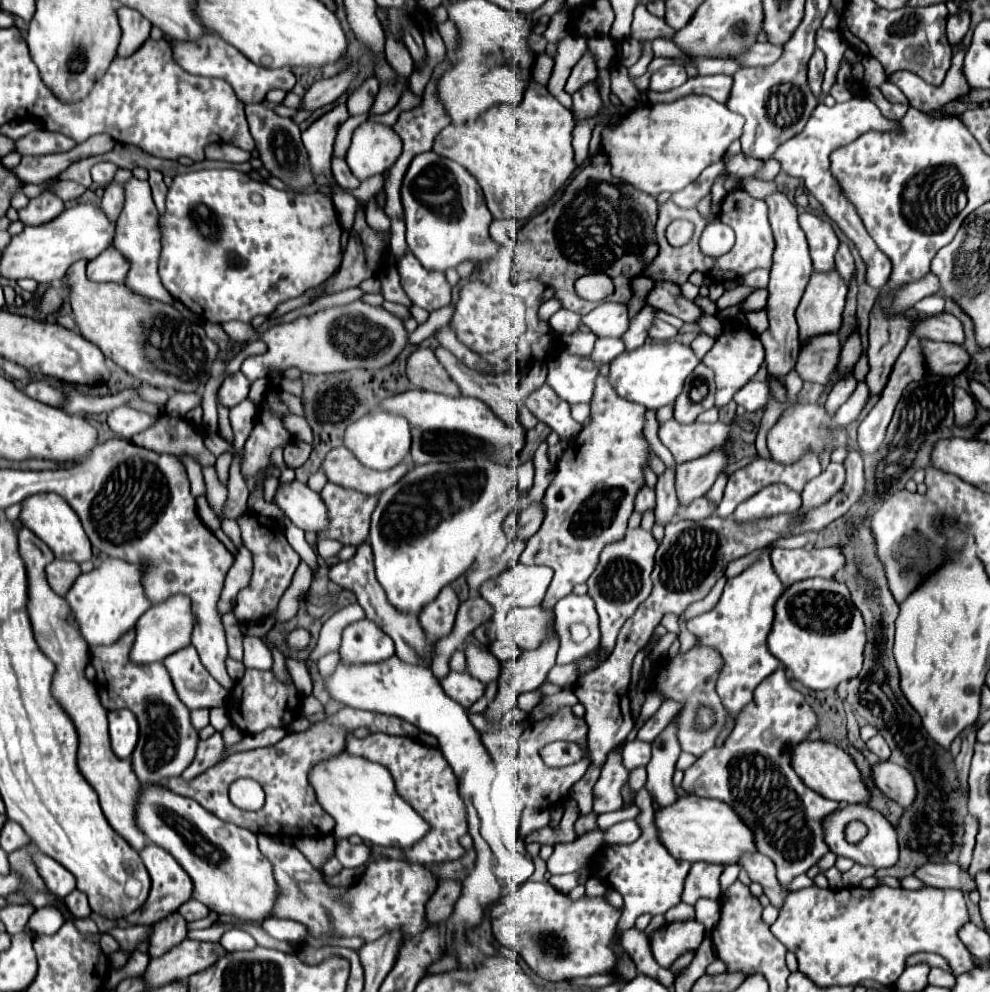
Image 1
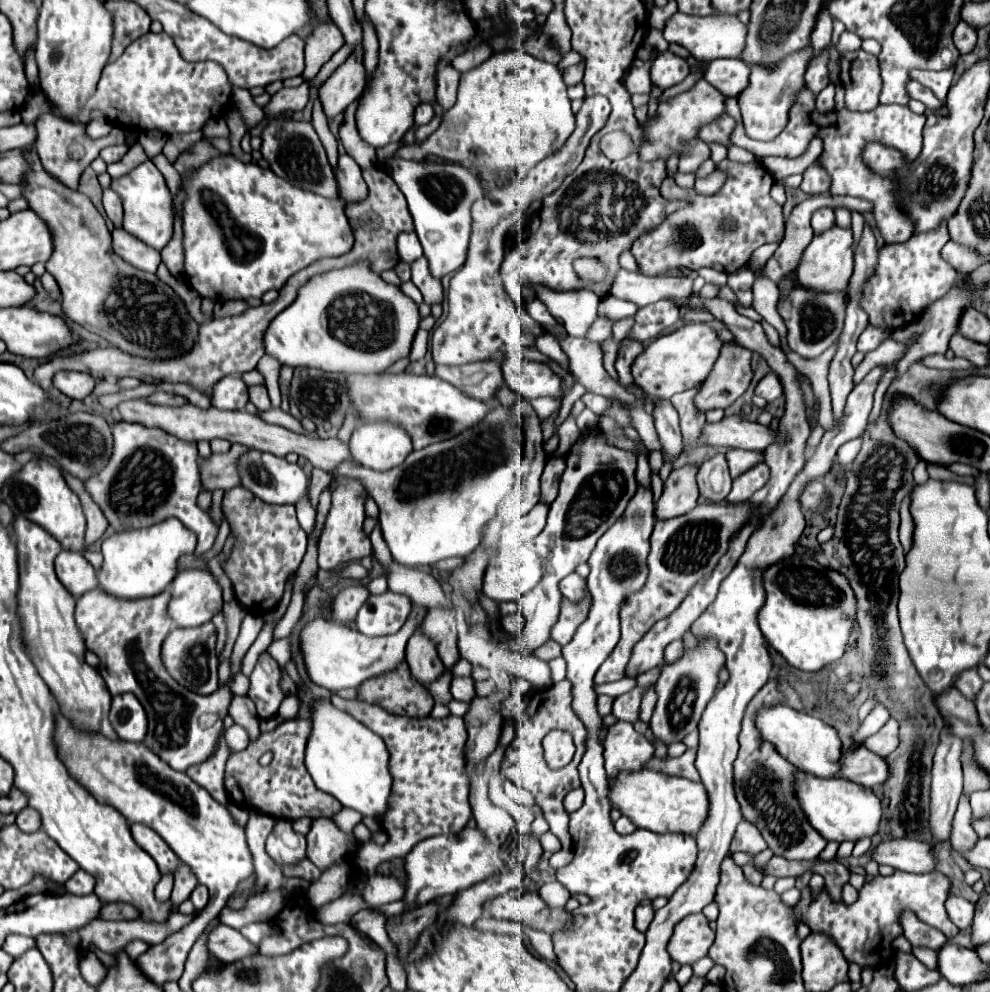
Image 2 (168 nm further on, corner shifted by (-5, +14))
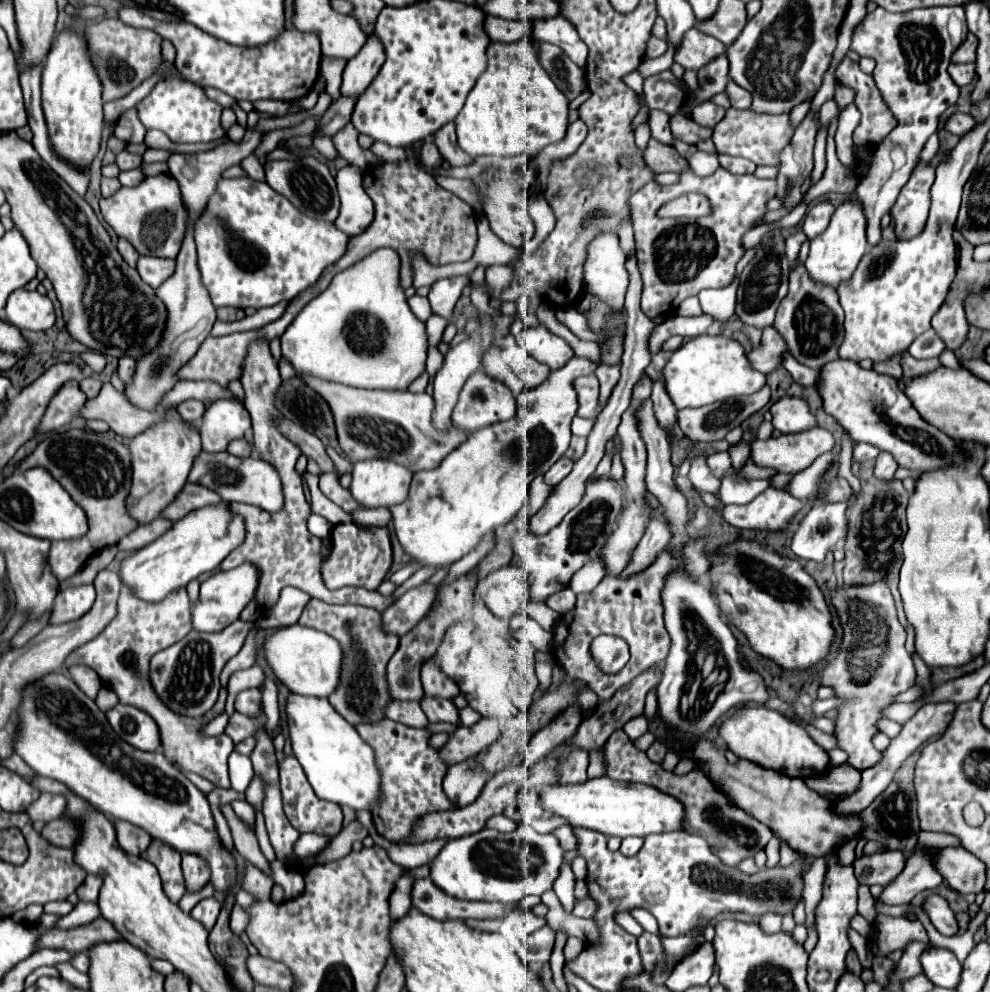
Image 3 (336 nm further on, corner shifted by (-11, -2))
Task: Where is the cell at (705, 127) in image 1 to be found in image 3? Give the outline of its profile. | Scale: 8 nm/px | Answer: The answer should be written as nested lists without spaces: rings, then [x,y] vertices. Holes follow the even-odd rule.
[[[712,100],[702,102],[692,110],[692,118],[700,126],[716,126],[724,118],[724,114],[726,114],[726,110],[718,104],[714,104]]]

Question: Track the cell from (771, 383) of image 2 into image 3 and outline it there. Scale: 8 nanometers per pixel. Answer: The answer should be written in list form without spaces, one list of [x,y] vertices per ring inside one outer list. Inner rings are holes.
[[[784,396],[770,406],[772,424],[782,434],[802,432],[816,426],[816,418],[810,414],[806,400],[796,396]]]

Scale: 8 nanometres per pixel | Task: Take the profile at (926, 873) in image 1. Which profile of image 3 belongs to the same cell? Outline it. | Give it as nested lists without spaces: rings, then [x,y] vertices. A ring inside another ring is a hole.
[[[884,850],[874,852],[870,856],[862,856],[854,860],[854,872],[860,884],[890,884],[896,876],[900,876],[906,866],[906,854],[902,850]]]

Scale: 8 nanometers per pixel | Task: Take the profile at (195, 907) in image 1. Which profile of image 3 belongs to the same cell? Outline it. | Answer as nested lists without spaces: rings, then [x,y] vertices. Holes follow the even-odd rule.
[[[210,896],[210,898],[200,900],[200,902],[192,908],[190,916],[192,916],[194,920],[198,920],[206,930],[212,930],[212,926],[216,924],[216,918],[218,918],[218,914],[220,914],[220,910],[222,910],[222,904],[220,904],[214,896]]]

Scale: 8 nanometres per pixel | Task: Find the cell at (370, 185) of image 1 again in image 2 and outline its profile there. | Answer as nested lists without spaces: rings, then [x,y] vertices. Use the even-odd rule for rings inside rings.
[[[508,50],[492,54],[480,66],[464,72],[458,84],[458,100],[448,112],[444,112],[438,130],[420,146],[414,144],[400,148],[396,156],[406,160],[424,160],[428,154],[444,156],[462,162],[464,166],[474,166],[490,184],[494,184],[498,180],[496,170],[514,170],[518,176],[526,176],[532,166],[556,152],[556,148],[560,148],[574,132],[574,128],[576,120],[566,94],[562,68],[542,62],[524,50]],[[472,150],[476,150],[478,156],[472,156]]]

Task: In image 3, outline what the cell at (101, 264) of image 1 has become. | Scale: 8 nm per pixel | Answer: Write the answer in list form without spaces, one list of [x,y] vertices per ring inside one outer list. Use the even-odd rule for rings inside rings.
[[[140,256],[138,264],[136,264],[138,274],[152,288],[158,288],[166,278],[170,278],[174,274],[174,268],[176,268],[174,260],[152,258],[152,256]]]

